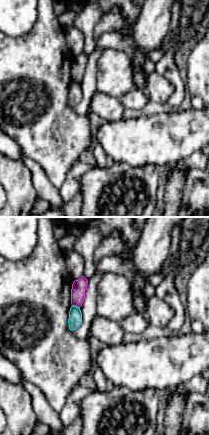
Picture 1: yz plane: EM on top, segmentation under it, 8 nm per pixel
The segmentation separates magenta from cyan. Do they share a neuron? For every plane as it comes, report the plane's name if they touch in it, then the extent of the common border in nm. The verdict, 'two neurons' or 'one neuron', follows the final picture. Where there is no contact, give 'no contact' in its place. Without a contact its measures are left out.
yz | 70 nm

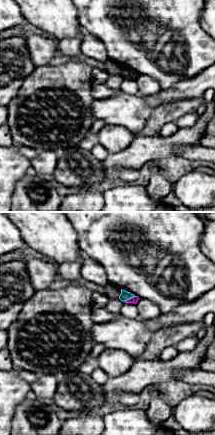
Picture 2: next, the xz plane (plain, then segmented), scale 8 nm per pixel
xz | 110 nm

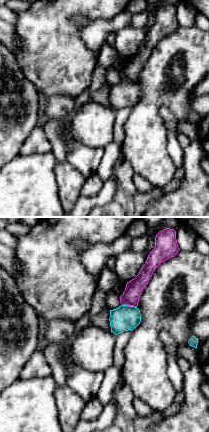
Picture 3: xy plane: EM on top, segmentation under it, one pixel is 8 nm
xy | 120 nm

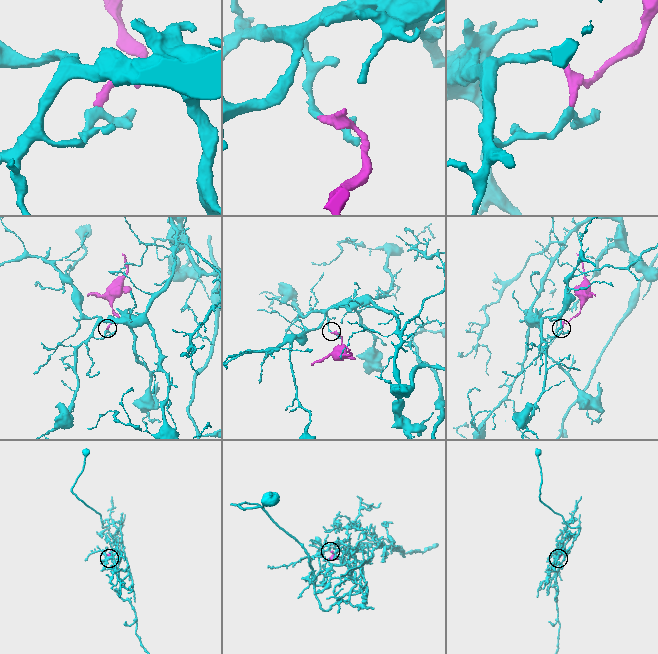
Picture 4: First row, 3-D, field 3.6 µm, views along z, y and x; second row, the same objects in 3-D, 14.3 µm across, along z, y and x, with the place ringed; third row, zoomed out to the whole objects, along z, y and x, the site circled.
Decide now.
two neurons

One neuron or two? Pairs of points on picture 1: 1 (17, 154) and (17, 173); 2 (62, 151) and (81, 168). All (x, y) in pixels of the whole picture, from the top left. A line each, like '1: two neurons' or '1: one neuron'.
1: two neurons
2: two neurons

